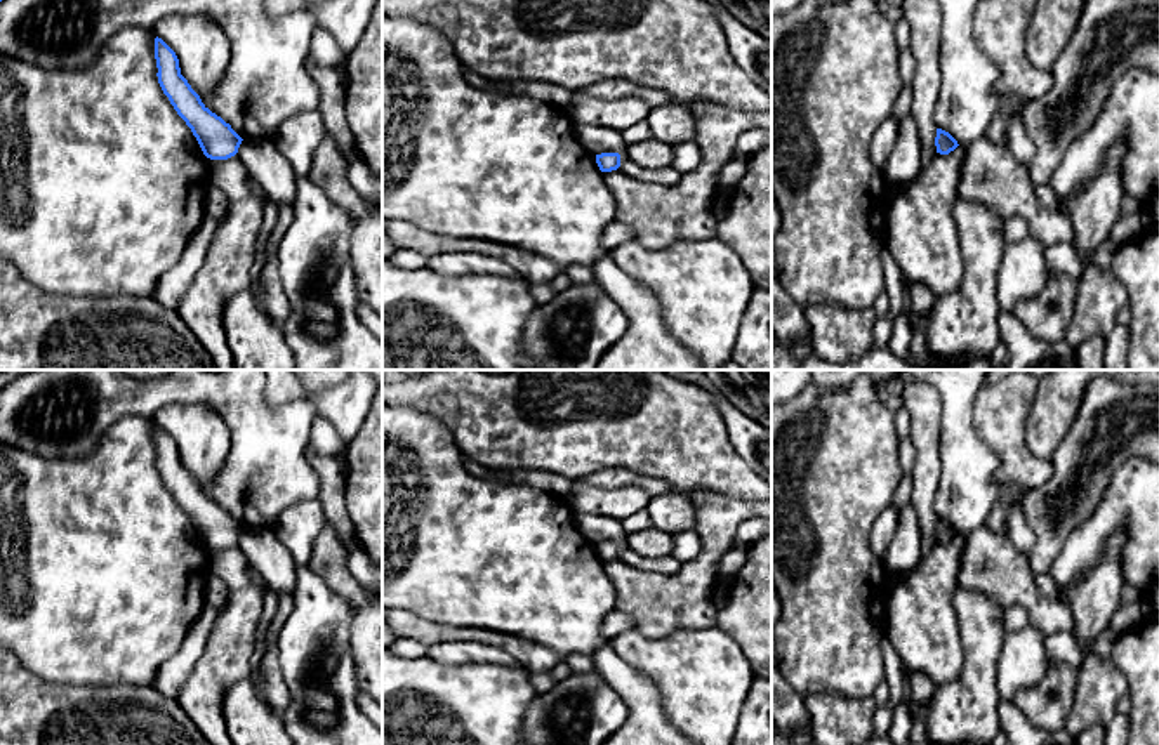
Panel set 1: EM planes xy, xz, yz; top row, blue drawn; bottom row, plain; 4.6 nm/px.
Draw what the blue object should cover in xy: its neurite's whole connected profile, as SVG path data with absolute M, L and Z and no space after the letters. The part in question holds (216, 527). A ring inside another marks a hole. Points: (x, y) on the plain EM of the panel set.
M155 427L155 448L158 472L177 504L196 526L203 544L210 549L228 549L238 542L242 526L221 505L212 502L181 464L176 441Z

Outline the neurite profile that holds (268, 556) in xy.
M243 528L236 545L245 552L269 590L294 594L297 566L273 528Z

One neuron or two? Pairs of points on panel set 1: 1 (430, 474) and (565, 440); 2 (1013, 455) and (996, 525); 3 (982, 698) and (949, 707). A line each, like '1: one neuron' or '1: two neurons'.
1: two neurons
2: two neurons
3: one neuron

